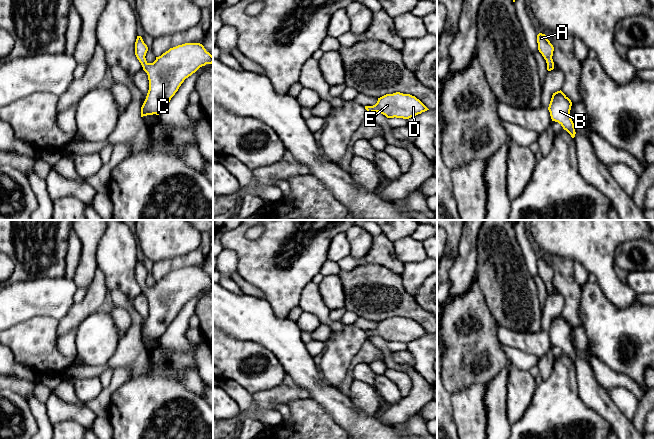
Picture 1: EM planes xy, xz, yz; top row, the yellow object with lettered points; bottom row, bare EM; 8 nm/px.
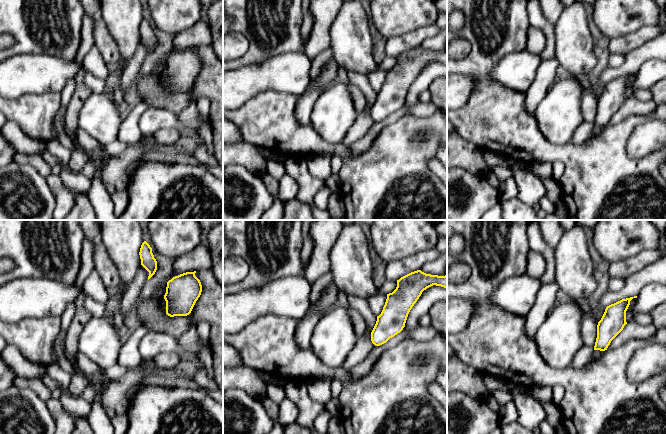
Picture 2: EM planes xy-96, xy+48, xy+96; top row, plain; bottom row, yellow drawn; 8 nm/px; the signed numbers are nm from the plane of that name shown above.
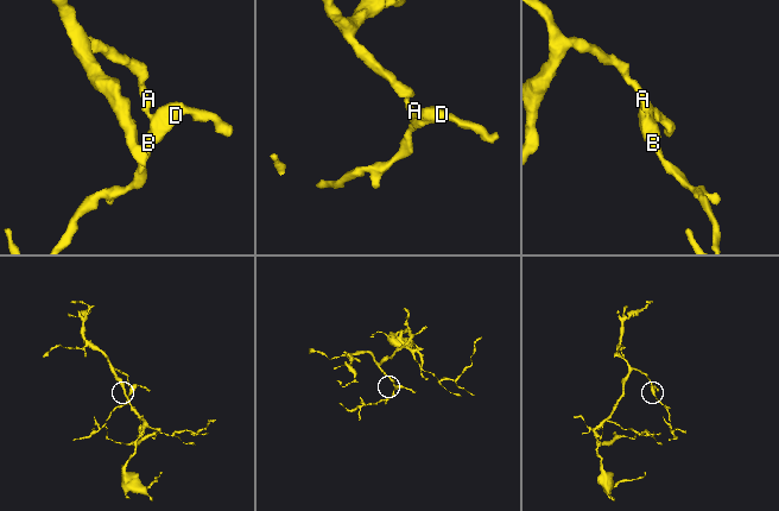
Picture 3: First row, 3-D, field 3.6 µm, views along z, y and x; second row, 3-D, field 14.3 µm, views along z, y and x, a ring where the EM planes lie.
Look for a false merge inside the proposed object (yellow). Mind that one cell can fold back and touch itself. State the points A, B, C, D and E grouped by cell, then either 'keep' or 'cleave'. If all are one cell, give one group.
groups A B C D E; keep

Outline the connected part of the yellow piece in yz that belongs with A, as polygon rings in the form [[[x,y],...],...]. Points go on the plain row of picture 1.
[[[539,257],[537,259],[538,274],[544,281],[547,287],[547,294],[551,295],[554,293],[554,286],[552,283],[554,271],[547,263],[545,258]]]

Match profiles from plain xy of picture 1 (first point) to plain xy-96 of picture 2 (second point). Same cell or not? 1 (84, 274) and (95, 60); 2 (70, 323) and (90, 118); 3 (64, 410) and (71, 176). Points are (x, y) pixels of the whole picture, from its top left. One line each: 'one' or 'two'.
1: one
2: two
3: one

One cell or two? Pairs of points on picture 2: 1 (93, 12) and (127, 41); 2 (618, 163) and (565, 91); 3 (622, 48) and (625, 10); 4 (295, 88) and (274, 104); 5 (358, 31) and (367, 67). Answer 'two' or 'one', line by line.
1: two
2: two
3: two
4: two
5: one

